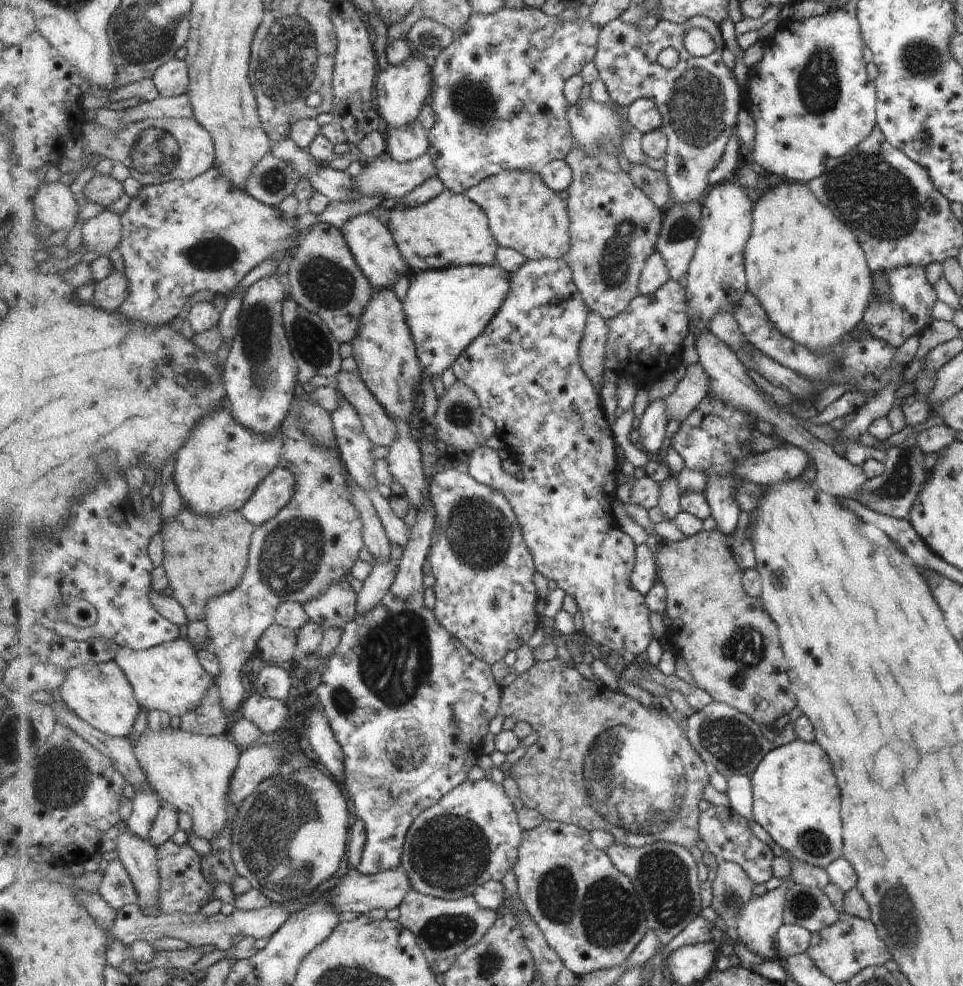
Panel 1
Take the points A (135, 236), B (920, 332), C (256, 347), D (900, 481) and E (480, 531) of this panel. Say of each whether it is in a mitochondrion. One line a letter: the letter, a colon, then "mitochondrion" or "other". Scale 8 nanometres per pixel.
A: other
B: other
C: mitochondrion
D: mitochondrion
E: mitochondrion

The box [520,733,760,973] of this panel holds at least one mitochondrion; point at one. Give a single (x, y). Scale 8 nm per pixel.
(607, 912)

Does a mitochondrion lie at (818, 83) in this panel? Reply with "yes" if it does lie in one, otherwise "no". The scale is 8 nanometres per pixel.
yes

